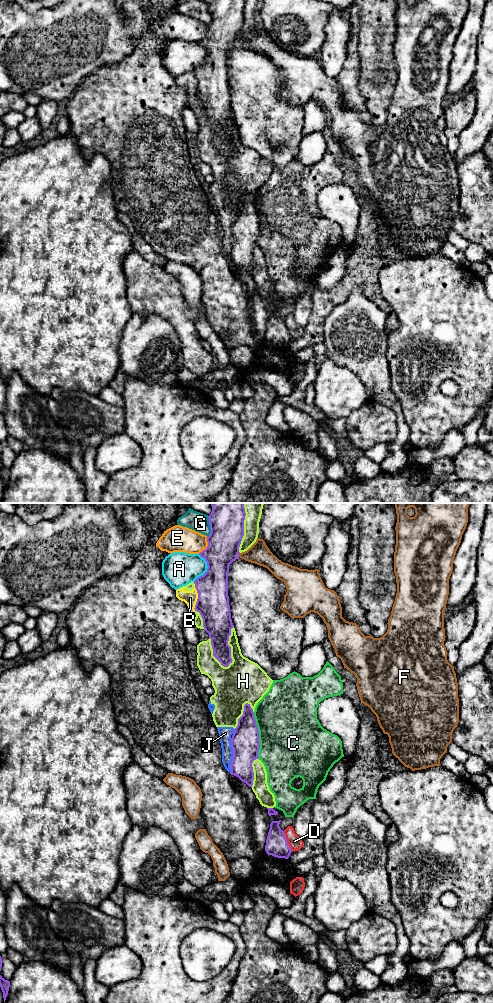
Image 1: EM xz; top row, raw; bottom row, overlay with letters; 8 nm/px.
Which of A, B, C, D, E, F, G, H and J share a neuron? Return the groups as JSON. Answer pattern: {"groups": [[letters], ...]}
{"groups": [["A"], ["B", "H", "J"], ["C", "D"], ["E"], ["F"], ["G"]]}

